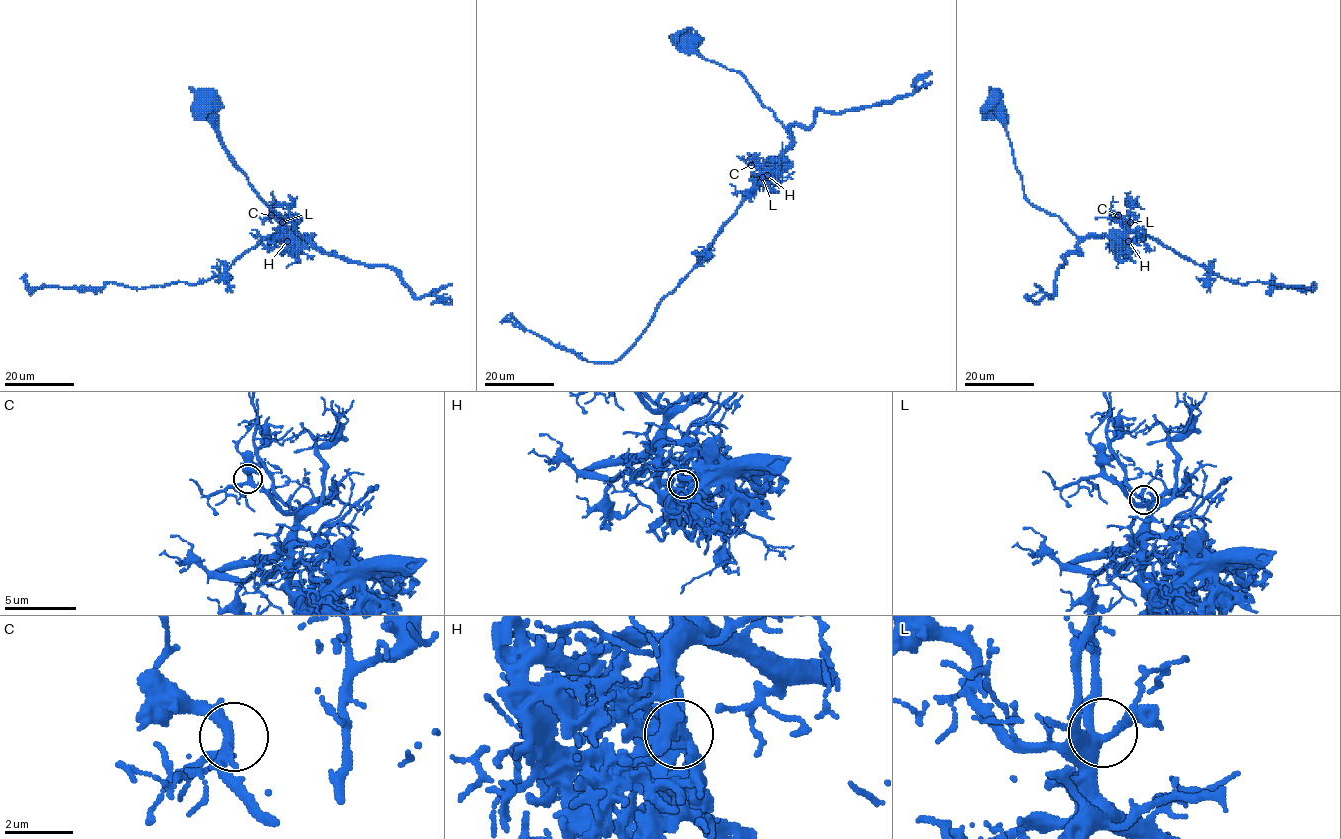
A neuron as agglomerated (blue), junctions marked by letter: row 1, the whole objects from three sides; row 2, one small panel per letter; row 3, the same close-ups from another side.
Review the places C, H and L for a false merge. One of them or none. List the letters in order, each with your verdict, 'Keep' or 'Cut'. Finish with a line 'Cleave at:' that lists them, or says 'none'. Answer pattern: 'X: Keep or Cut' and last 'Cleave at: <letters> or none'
C: Keep
H: Cut
L: Keep
Cleave at: H

